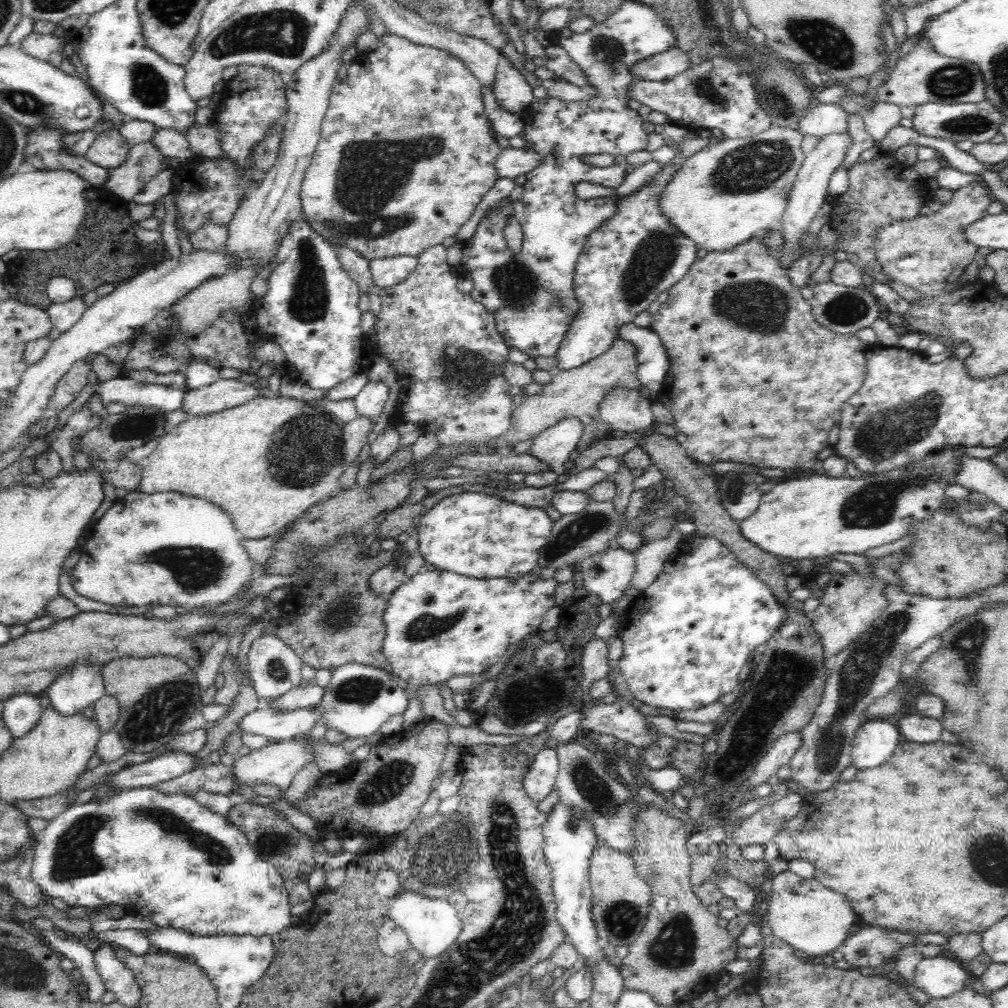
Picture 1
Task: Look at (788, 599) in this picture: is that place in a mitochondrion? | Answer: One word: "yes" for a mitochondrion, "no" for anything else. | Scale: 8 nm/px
no

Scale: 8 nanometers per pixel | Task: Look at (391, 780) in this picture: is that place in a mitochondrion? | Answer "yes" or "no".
yes

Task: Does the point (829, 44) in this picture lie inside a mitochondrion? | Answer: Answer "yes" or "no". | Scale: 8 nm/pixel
yes

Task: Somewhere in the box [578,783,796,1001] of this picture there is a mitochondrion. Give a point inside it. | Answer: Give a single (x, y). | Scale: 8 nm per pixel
(673, 948)

